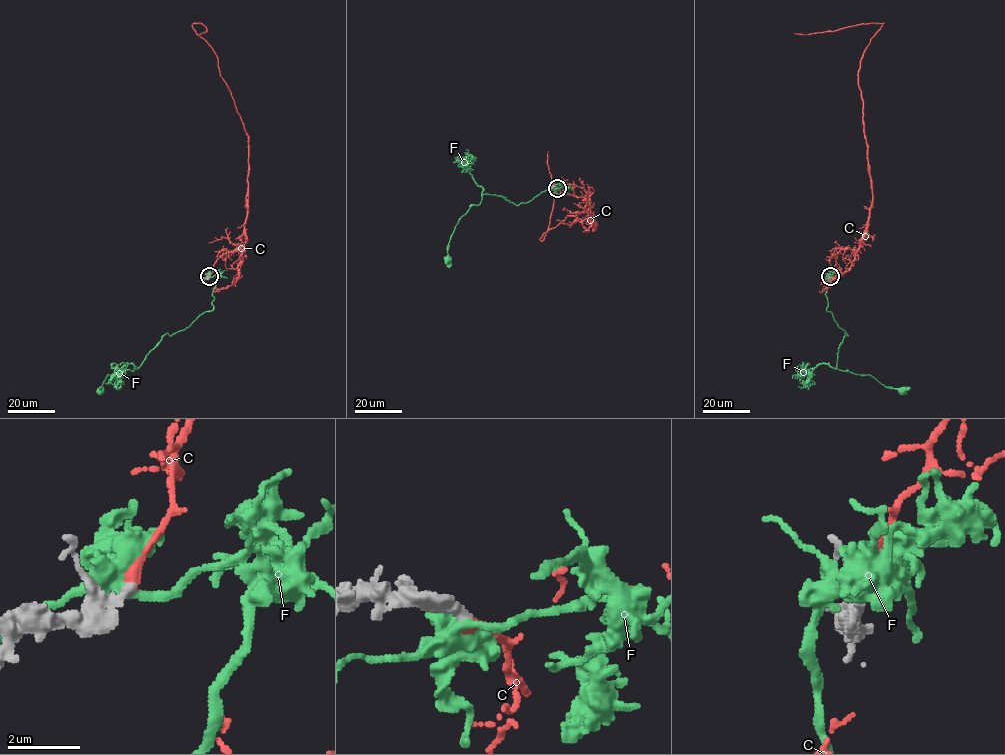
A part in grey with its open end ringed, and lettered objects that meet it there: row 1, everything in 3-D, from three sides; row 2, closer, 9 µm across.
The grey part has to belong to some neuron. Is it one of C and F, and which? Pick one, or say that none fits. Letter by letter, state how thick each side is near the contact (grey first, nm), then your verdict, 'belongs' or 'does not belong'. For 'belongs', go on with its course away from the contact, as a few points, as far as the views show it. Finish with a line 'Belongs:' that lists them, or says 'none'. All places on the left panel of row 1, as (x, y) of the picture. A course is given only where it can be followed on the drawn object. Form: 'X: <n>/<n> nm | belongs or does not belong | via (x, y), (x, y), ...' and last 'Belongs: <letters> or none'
C: 280/360 nm | does not belong
F: 340/320 nm | does not belong
Belongs: none

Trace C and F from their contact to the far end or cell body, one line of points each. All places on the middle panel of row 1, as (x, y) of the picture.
C: (557, 187), (587, 200), (596, 230), (594, 222), (568, 216), (540, 240), (554, 196), (548, 151)
F: (557, 187), (518, 205), (483, 194), (455, 226), (448, 244), (449, 267)

